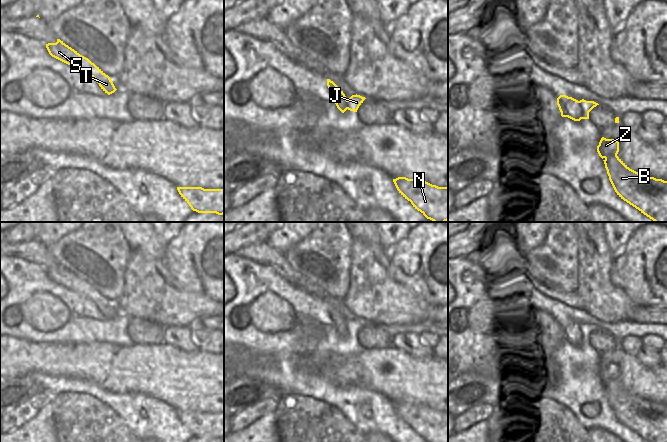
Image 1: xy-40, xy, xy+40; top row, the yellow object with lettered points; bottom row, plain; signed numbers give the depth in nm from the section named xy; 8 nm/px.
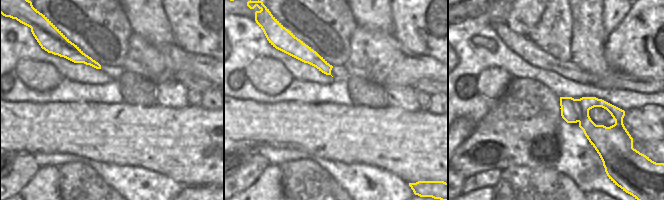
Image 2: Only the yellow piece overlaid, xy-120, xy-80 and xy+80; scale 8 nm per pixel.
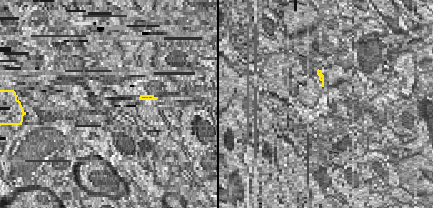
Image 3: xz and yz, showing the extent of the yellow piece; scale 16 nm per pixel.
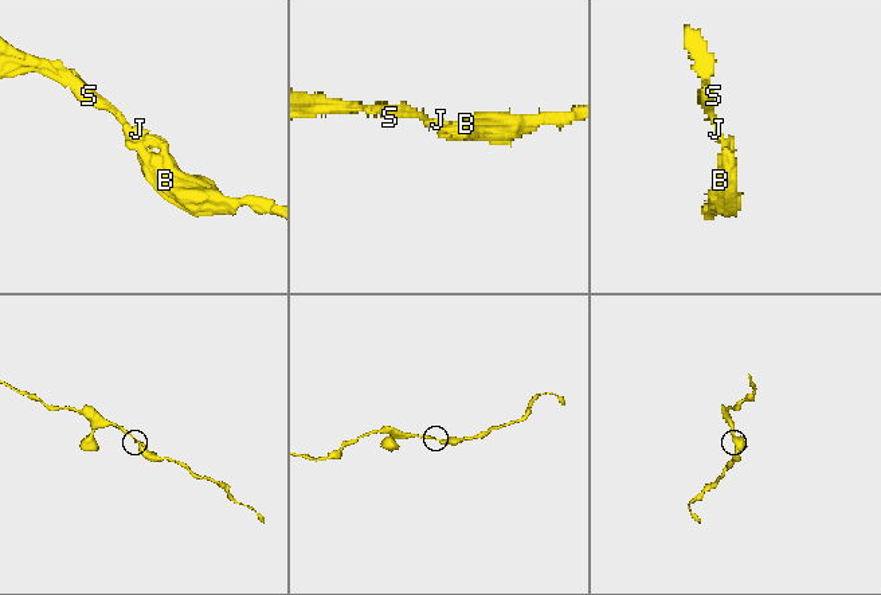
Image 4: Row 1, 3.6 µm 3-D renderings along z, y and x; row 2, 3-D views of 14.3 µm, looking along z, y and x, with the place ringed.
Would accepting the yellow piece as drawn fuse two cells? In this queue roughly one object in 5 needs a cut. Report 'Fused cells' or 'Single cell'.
Single cell.

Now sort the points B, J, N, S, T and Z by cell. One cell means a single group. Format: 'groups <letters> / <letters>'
groups B J N S T Z

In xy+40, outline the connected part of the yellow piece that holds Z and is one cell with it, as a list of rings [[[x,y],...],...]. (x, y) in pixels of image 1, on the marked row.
[[[601,138],[597,152],[603,159],[609,180],[617,195],[654,222],[667,222],[667,181],[630,169],[618,156],[619,142]]]

